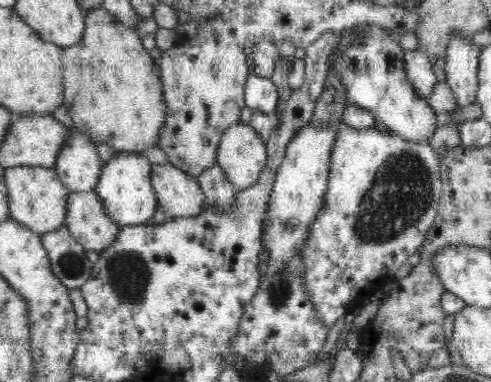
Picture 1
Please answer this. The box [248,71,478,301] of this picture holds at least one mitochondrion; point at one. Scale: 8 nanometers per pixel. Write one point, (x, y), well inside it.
(399, 196)

